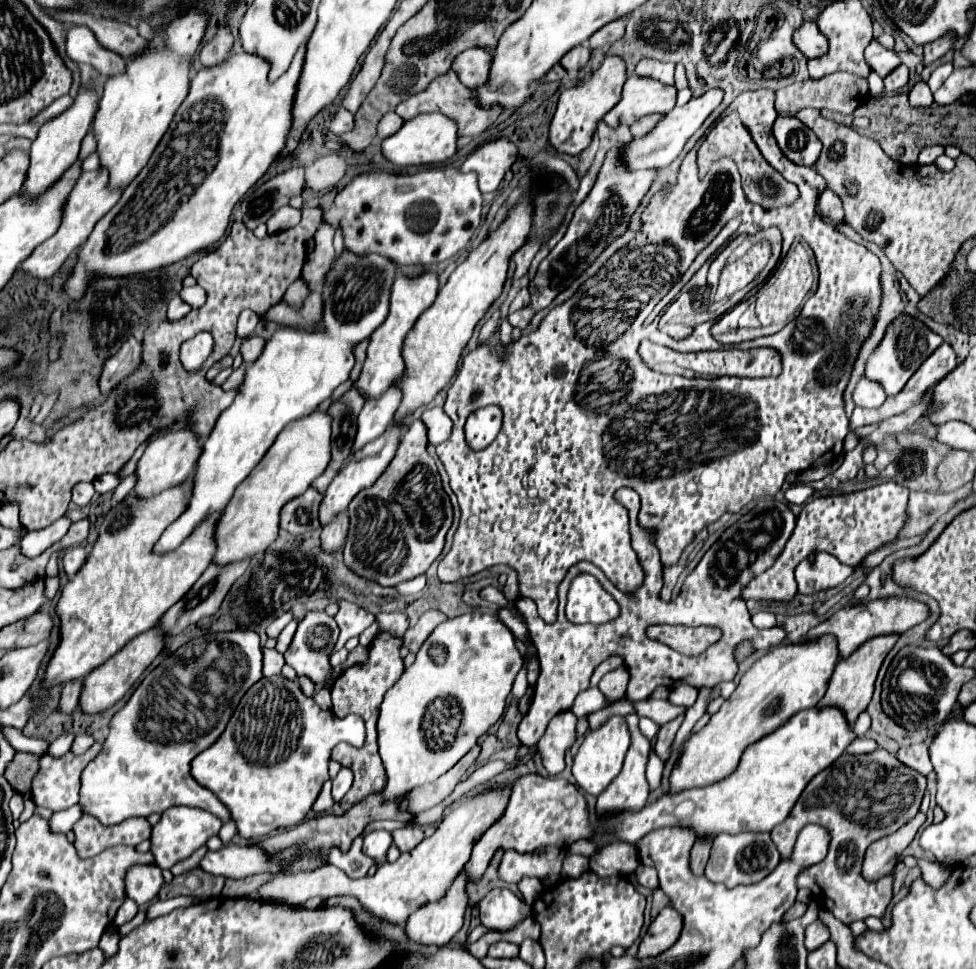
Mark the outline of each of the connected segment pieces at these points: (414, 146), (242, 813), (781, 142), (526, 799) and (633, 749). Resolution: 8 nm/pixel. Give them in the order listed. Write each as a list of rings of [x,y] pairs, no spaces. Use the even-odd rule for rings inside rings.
[[[422,113],[422,115],[406,121],[400,131],[396,131],[388,139],[384,139],[380,151],[386,161],[390,161],[398,167],[442,163],[454,155],[456,139],[458,139],[458,135],[456,135],[456,125],[452,119],[444,117],[442,113]]]
[[[280,675],[270,679],[260,679],[254,687],[248,689],[246,697],[242,697],[238,709],[234,711],[220,739],[206,751],[202,751],[198,757],[194,757],[192,777],[202,787],[210,789],[230,809],[232,821],[236,823],[240,837],[248,841],[262,839],[264,835],[270,835],[276,829],[291,828],[300,824],[300,821],[307,816],[322,789],[322,783],[328,779],[328,761],[334,745],[345,741],[354,747],[362,747],[365,738],[363,719],[358,715],[348,715],[344,719],[338,719],[334,717],[332,711],[322,711],[312,697],[306,697],[298,689],[298,681],[288,681]],[[294,735],[300,735],[296,747],[294,747]]]
[[[778,117],[772,133],[784,157],[788,157],[796,165],[814,167],[822,143],[802,121],[798,121],[796,117]]]
[[[524,775],[514,783],[512,797],[500,821],[496,821],[474,845],[472,857],[466,865],[466,873],[470,873],[470,881],[476,881],[486,871],[498,849],[532,853],[540,847],[556,845],[564,851],[566,845],[572,845],[574,841],[580,839],[592,839],[594,835],[596,835],[596,825],[590,823],[586,799],[572,783],[568,783],[562,777],[548,779],[540,775]]]
[[[636,713],[626,717],[628,721],[628,729],[631,734],[631,743],[628,753],[625,755],[622,771],[620,775],[598,795],[598,803],[596,803],[596,811],[598,813],[614,813],[614,811],[632,811],[632,809],[642,809],[646,805],[648,799],[648,781],[646,781],[646,763],[648,763],[648,755],[650,755],[650,741],[640,733],[638,728],[638,715]]]

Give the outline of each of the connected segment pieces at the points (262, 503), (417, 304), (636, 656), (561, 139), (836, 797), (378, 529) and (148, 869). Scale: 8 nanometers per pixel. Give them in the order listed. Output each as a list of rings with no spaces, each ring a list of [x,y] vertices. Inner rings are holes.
[[[314,411],[310,413],[310,417],[302,417],[302,421],[292,421],[290,425],[286,425],[286,429],[278,435],[278,441],[270,447],[270,453],[266,453],[266,457],[256,465],[254,473],[250,473],[250,477],[246,477],[246,481],[238,485],[234,497],[230,499],[216,527],[216,543],[218,543],[214,557],[216,565],[228,565],[234,561],[242,561],[246,557],[254,557],[258,551],[266,551],[268,545],[274,543],[274,539],[278,537],[280,509],[294,497],[300,497],[312,485],[312,481],[324,473],[330,461],[330,421],[332,417],[328,413]]]
[[[424,271],[418,277],[406,277],[406,275],[396,277],[390,297],[390,317],[386,317],[386,321],[370,335],[368,357],[364,361],[360,379],[354,383],[356,389],[362,389],[370,397],[378,397],[396,377],[400,377],[400,373],[404,371],[404,359],[402,359],[404,337],[414,327],[416,319],[434,303],[436,295],[438,295],[438,273],[434,271]]]
[[[624,487],[614,493],[614,499],[628,509],[632,549],[636,552],[638,561],[644,569],[642,587],[636,591],[636,603],[632,603],[626,593],[616,589],[600,569],[596,569],[586,561],[574,565],[566,573],[564,581],[560,583],[557,592],[558,616],[554,623],[544,623],[536,613],[534,601],[530,601],[528,597],[520,597],[516,603],[516,609],[520,611],[520,615],[528,625],[530,637],[538,649],[538,659],[540,659],[538,691],[534,687],[530,709],[522,717],[522,723],[518,727],[518,739],[526,747],[534,747],[538,743],[548,721],[556,713],[568,711],[572,707],[576,695],[588,689],[596,667],[610,655],[622,657],[624,665],[628,667],[630,683],[628,683],[626,697],[632,701],[644,701],[660,685],[672,689],[678,683],[688,683],[696,689],[702,689],[702,687],[712,689],[722,681],[732,681],[738,671],[738,661],[734,657],[734,651],[740,643],[754,643],[754,649],[770,649],[774,645],[784,643],[784,631],[778,627],[756,631],[756,627],[750,621],[746,601],[740,599],[740,591],[744,589],[744,585],[758,573],[766,571],[776,561],[776,557],[782,553],[788,537],[794,531],[794,525],[770,525],[770,515],[792,515],[792,511],[784,501],[770,503],[770,499],[764,499],[752,511],[742,515],[734,525],[730,525],[720,535],[720,539],[708,549],[708,553],[700,559],[694,573],[686,577],[686,581],[682,583],[680,595],[666,603],[658,595],[662,585],[662,563],[660,563],[658,549],[652,540],[650,542],[649,531],[640,529],[636,521],[636,515],[640,509],[640,497],[636,491]],[[724,557],[728,557],[726,563],[724,563]],[[582,573],[594,575],[602,587],[616,599],[616,603],[620,605],[620,615],[614,621],[606,625],[570,625],[570,621],[566,621],[565,607],[568,590],[572,579],[576,579]],[[664,623],[686,625],[686,627],[698,627],[698,625],[720,627],[722,639],[710,645],[702,655],[686,657],[686,655],[680,655],[678,651],[672,651],[668,645],[646,637],[648,625],[664,625]]]
[[[606,57],[598,67],[598,71],[594,71],[586,83],[562,91],[558,99],[558,109],[550,121],[550,131],[548,131],[550,147],[554,147],[558,153],[580,155],[582,149],[590,145],[602,117],[620,101],[624,81],[626,81],[626,65],[622,65],[622,59]]]
[[[884,749],[866,755],[840,755],[834,765],[820,771],[802,791],[788,819],[772,829],[772,841],[782,857],[792,853],[798,831],[808,823],[826,827],[832,835],[826,859],[812,865],[798,877],[798,887],[806,887],[812,899],[834,913],[844,925],[864,921],[866,917],[882,919],[892,901],[892,874],[875,881],[862,877],[862,859],[870,843],[898,831],[920,809],[926,791],[926,777],[900,763]]]
[[[414,419],[404,433],[398,453],[378,481],[362,489],[348,505],[350,533],[344,543],[344,561],[360,577],[370,577],[380,585],[398,585],[414,579],[438,559],[444,549],[446,533],[452,525],[452,505],[442,489],[434,459],[426,451],[426,427]],[[394,531],[402,531],[406,555],[394,571]]]
[[[136,865],[130,873],[126,873],[126,893],[132,901],[136,901],[136,905],[146,905],[152,901],[162,883],[164,877],[158,865]]]

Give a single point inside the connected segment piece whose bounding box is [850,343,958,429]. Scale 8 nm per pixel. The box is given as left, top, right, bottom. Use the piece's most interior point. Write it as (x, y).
(943, 360)

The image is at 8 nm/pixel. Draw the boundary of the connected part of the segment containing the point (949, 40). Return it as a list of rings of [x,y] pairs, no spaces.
[[[946,35],[946,37],[942,37],[942,39],[938,39],[938,41],[930,43],[930,45],[926,45],[924,47],[924,59],[922,59],[922,63],[930,65],[936,59],[940,59],[946,51],[950,51],[950,47],[954,45],[954,41],[956,41],[954,35]]]

